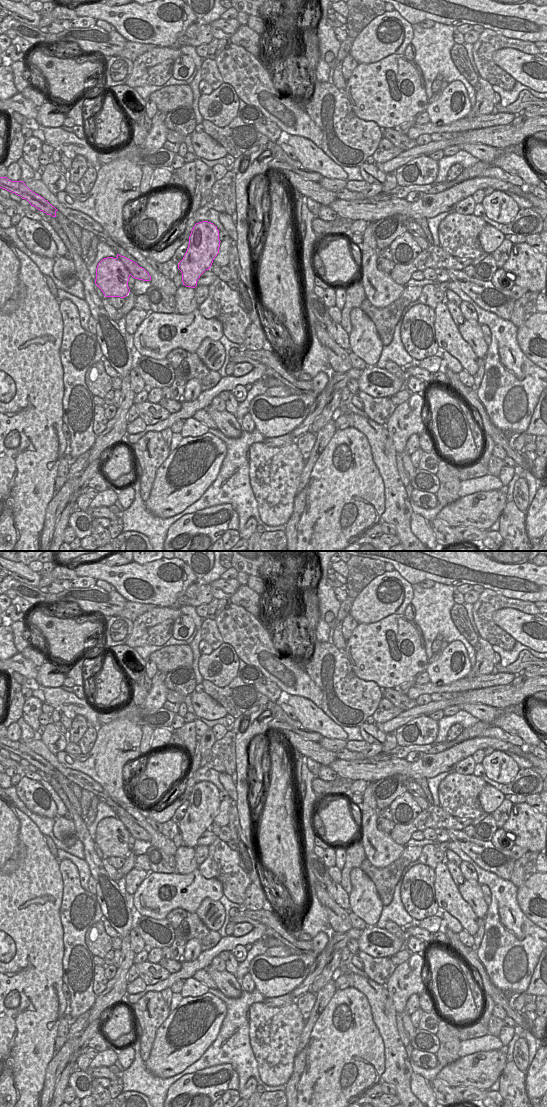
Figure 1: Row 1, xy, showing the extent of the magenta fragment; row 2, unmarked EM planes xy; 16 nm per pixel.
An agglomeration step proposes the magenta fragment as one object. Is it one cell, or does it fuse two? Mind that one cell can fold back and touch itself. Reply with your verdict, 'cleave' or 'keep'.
cleave

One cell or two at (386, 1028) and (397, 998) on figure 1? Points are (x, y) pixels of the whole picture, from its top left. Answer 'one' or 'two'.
two

